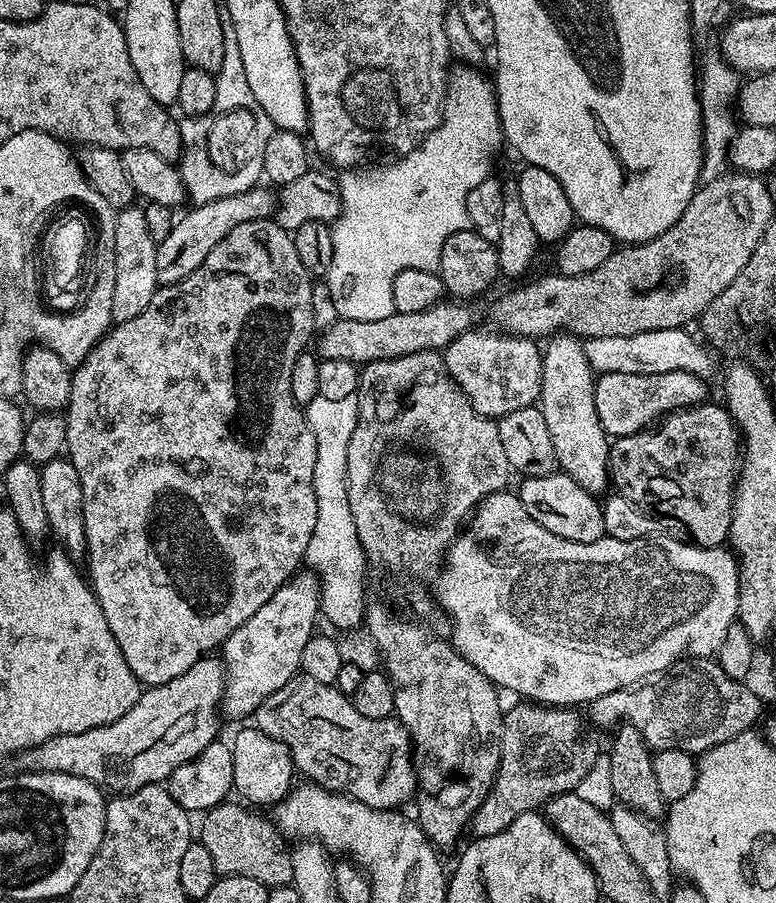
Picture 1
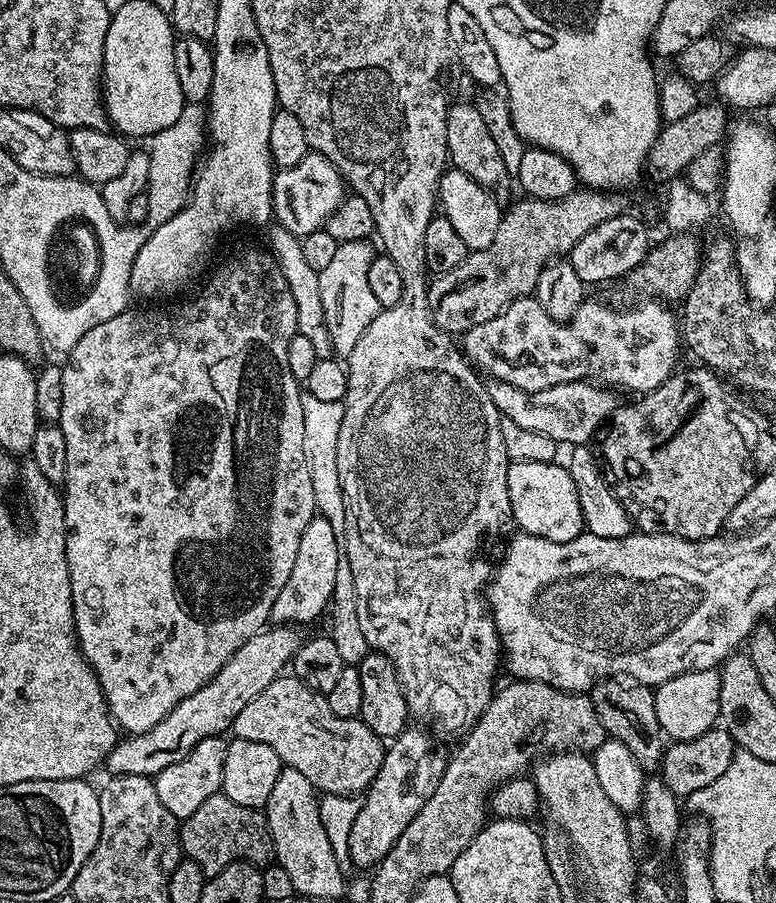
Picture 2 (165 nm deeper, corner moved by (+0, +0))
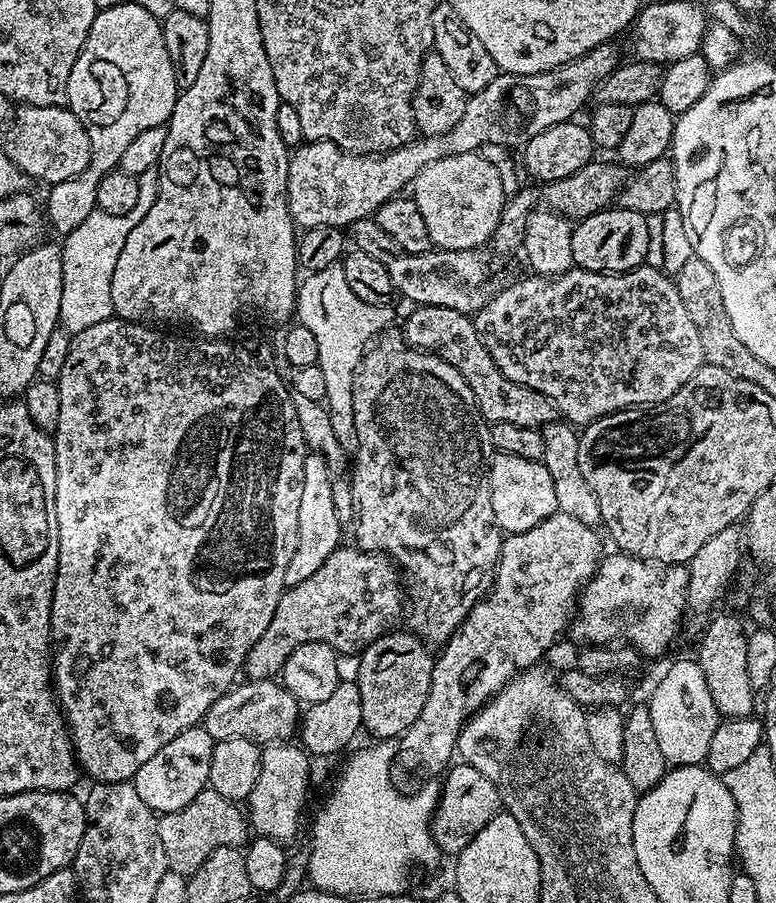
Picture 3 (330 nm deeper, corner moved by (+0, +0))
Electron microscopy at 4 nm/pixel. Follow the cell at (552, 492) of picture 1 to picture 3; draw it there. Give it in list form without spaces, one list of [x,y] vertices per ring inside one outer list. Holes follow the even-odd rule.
[[[496,452],[487,465],[488,485],[490,486],[490,506],[494,506],[494,518],[500,531],[505,534],[530,530],[530,526],[538,526],[546,518],[558,511],[558,494],[554,492],[554,478],[550,478],[550,470],[539,460],[518,458],[518,454]]]

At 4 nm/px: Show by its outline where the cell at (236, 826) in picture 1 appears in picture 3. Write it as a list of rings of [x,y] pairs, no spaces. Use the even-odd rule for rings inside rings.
[[[206,787],[194,802],[190,802],[190,806],[163,813],[158,819],[158,838],[162,838],[162,850],[166,850],[169,869],[187,878],[194,875],[198,866],[202,866],[218,846],[240,848],[249,839],[250,825],[245,813],[236,808],[239,807],[233,801]]]

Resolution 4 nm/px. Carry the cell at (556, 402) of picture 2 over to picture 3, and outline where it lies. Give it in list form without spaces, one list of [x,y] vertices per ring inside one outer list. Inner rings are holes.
[[[429,304],[413,307],[411,310],[413,312],[409,314],[404,328],[402,327],[404,339],[408,341],[411,347],[422,348],[425,352],[433,352],[438,358],[450,362],[450,366],[454,366],[454,370],[458,370],[458,374],[462,374],[462,378],[474,394],[477,410],[480,411],[481,416],[488,421],[489,425],[498,422],[514,422],[514,426],[543,429],[545,424],[557,419],[556,406],[546,394],[522,386],[518,382],[506,378],[506,374],[502,374],[502,370],[498,370],[494,358],[490,358],[490,350],[486,350],[486,346],[478,334],[475,319],[469,313],[450,310],[446,306],[430,306]]]

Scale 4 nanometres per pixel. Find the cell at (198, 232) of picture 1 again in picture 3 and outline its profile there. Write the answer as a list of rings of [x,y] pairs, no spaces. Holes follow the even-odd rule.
[[[615,43],[600,44],[594,50],[582,54],[577,60],[571,60],[549,72],[538,74],[522,74],[515,76],[509,72],[500,72],[486,86],[486,90],[471,93],[466,102],[466,111],[462,118],[446,134],[437,136],[420,136],[389,152],[371,156],[356,156],[353,152],[343,152],[339,146],[329,140],[313,140],[299,145],[288,157],[288,209],[292,215],[293,225],[303,230],[314,226],[334,226],[341,230],[347,229],[354,222],[371,217],[387,200],[399,197],[400,192],[409,187],[416,175],[430,162],[438,162],[447,156],[457,156],[467,152],[480,152],[483,144],[501,144],[504,148],[519,149],[530,138],[542,134],[542,130],[550,130],[550,126],[558,126],[558,122],[573,119],[576,111],[589,99],[593,99],[597,88],[622,63],[620,52]]]

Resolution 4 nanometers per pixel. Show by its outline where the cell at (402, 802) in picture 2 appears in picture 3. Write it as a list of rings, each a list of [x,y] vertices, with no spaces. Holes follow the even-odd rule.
[[[558,510],[550,518],[538,522],[538,526],[511,533],[505,539],[491,590],[476,603],[455,634],[439,649],[440,656],[438,652],[432,666],[430,694],[426,694],[422,714],[418,714],[418,718],[414,718],[411,726],[399,737],[394,761],[399,779],[401,776],[412,785],[421,778],[436,780],[453,763],[457,755],[456,739],[465,722],[493,696],[498,695],[519,672],[537,667],[543,661],[540,659],[555,646],[556,639],[563,632],[565,635],[573,619],[578,597],[588,579],[596,573],[596,567],[602,559],[596,531],[593,525],[578,522],[578,518],[570,518],[570,514]]]

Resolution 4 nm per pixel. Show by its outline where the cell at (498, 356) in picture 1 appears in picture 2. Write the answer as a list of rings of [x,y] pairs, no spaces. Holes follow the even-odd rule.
[[[535,295],[524,296],[506,306],[502,314],[490,318],[490,322],[482,322],[482,326],[474,326],[474,330],[463,333],[462,351],[485,377],[501,380],[527,392],[546,390],[550,386],[575,380],[587,380],[613,390],[625,388],[628,392],[636,392],[632,394],[652,392],[677,371],[676,359],[680,356],[680,348],[682,352],[682,328],[677,313],[675,316],[667,303],[655,298],[643,302],[645,304],[637,308],[607,308],[602,301],[588,298],[578,306],[571,320],[561,322],[550,318],[550,314],[542,310]]]

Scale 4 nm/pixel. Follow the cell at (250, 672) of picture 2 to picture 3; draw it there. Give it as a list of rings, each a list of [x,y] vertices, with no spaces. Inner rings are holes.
[[[355,546],[338,547],[322,566],[318,566],[318,570],[314,570],[314,574],[310,574],[310,578],[306,578],[306,582],[285,587],[278,610],[274,610],[274,618],[270,618],[270,626],[266,626],[266,634],[254,642],[243,671],[248,680],[271,680],[283,673],[286,658],[306,642],[329,644],[337,654],[359,654],[389,631],[399,616],[401,619],[402,576],[391,559],[383,554],[363,552]]]

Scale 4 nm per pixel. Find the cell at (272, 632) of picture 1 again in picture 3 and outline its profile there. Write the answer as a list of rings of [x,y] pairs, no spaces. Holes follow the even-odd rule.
[[[309,454],[304,459],[304,477],[302,478],[302,502],[298,505],[298,546],[294,550],[294,558],[290,558],[290,566],[286,566],[286,585],[306,582],[334,550],[341,547],[340,528],[342,521],[338,518],[338,510],[334,510],[334,490],[332,475],[328,463],[319,454]]]

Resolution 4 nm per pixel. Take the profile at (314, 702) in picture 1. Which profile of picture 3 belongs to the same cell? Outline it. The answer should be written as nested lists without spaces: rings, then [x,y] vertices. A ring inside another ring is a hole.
[[[248,680],[240,682],[224,693],[210,710],[206,710],[202,726],[214,741],[226,738],[246,738],[265,746],[295,737],[302,715],[300,701],[294,699],[283,683],[271,680]]]

